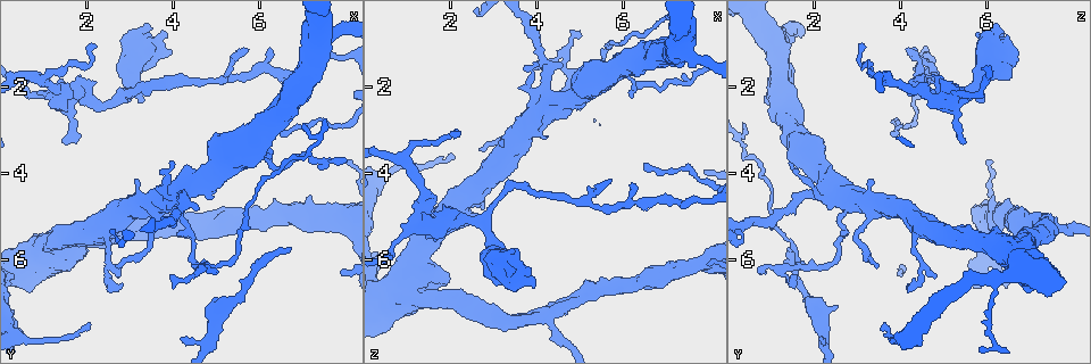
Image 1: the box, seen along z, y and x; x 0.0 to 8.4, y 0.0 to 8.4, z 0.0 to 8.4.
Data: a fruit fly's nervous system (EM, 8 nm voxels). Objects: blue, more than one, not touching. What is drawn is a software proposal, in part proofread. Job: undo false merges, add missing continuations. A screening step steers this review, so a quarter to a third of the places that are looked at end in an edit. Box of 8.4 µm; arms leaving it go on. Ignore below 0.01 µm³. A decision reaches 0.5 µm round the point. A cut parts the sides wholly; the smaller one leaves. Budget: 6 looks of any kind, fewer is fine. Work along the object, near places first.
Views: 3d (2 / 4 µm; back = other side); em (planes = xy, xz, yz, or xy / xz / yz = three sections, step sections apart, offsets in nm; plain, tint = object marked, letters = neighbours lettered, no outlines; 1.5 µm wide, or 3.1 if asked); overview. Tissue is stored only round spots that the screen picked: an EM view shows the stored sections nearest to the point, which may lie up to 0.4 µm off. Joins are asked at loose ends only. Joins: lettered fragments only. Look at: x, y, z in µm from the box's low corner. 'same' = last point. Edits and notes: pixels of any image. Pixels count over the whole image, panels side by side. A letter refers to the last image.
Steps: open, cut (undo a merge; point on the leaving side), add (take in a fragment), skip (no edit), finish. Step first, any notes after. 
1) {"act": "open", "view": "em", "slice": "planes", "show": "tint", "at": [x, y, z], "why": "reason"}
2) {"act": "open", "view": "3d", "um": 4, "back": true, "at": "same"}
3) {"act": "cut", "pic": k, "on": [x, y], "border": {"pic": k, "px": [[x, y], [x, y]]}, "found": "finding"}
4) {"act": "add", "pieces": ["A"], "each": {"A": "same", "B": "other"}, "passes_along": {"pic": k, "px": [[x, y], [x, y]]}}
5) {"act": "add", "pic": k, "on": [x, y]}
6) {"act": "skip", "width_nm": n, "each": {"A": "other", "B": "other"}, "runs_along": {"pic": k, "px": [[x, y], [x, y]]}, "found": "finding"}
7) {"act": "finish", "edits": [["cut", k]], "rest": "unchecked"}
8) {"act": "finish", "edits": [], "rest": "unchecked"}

{"act": "open", "view": "em", "slice": "planes", "show": "letters", "at": [5.75, 1.15, 4.20], "why": "thin end"}

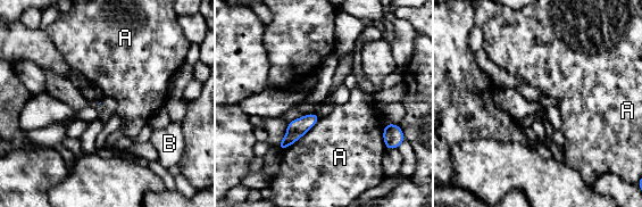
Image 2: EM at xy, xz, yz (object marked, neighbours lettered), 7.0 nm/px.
{"act": "skip", "each": {"A": "other", "B": "other"}, "border": {"pic": 2, "px": [[320, 118], [300, 138], [282, 150]]}, "found": "no lettered fragment goes on from it"}

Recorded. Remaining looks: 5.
{"act": "open", "view": "em", "slice": "planes", "show": "letters", "at": [6.75, 5.75, 1.40], "why": "free end"}

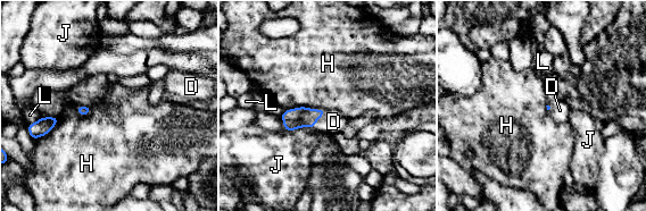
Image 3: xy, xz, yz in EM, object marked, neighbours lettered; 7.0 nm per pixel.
{"act": "add", "pieces": ["D"], "longest_contact_nm": ["H", 220], "each": {"D": "same", "H": "other", "J": "other", "L": "other"}, "passes_along": {"pic": 3, "px": [[299, 117], [317, 118], [333, 121]]}, "found": "the cell continues"}

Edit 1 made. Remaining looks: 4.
{"act": "open", "view": "overview"}

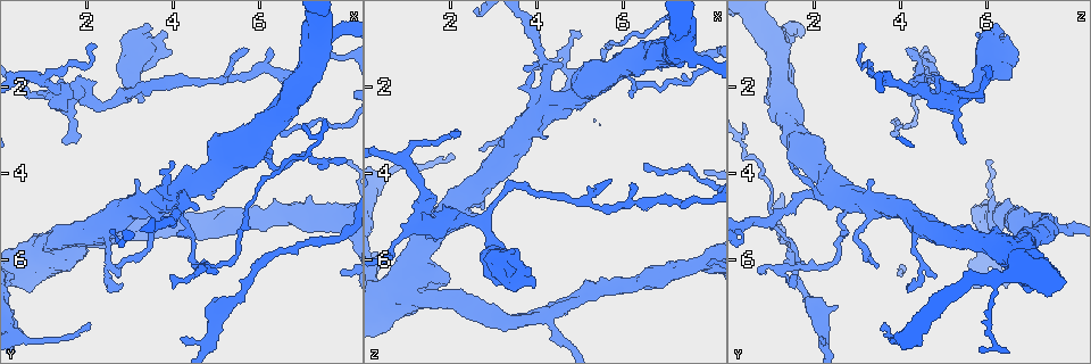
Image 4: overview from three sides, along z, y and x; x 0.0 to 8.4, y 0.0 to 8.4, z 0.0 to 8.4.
{"act": "open", "view": "em", "slice": "planes", "show": "tint", "at": [7.50, 0.90, 1.30], "why": "three-way junction"}

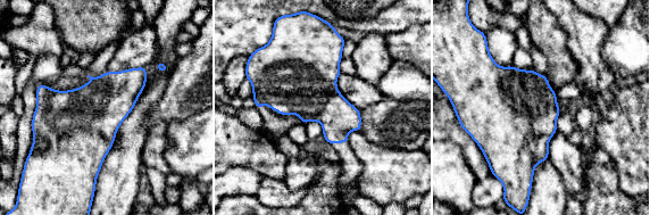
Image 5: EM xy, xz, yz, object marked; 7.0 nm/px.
{"act": "open", "view": "em", "slice": "planes", "show": "letters", "at": "same", "why": "what lies round it"}

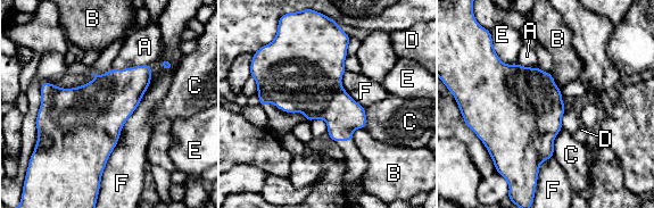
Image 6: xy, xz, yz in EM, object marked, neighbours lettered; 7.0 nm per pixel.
{"act": "skip", "width_nm": 400, "each": {"A": "other", "B": "other", "C": "other", "D": "other", "E": "other", "F": "other"}, "border": {"pic": 6, "px": [[151, 64], [151, 82], [99, 183]]}, "found": "continuous, no second cell"}

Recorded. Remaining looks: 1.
{"act": "finish", "edits": [["add", 3]], "rest": "unchecked"}

